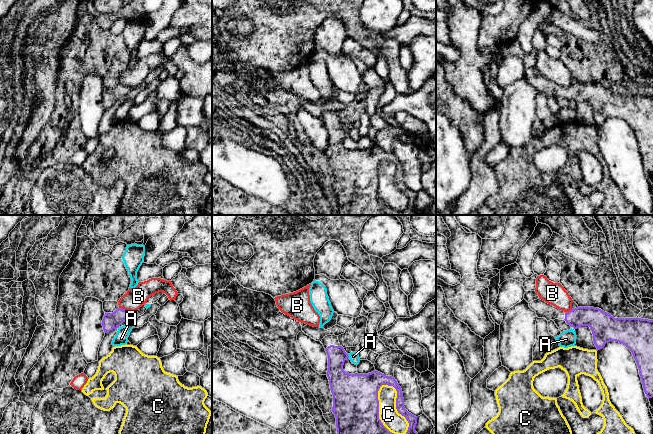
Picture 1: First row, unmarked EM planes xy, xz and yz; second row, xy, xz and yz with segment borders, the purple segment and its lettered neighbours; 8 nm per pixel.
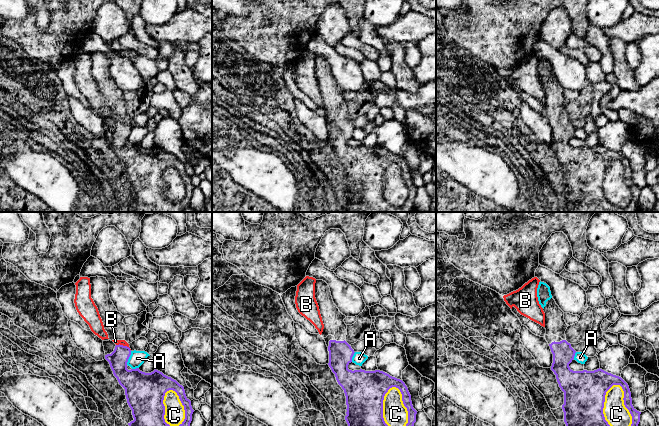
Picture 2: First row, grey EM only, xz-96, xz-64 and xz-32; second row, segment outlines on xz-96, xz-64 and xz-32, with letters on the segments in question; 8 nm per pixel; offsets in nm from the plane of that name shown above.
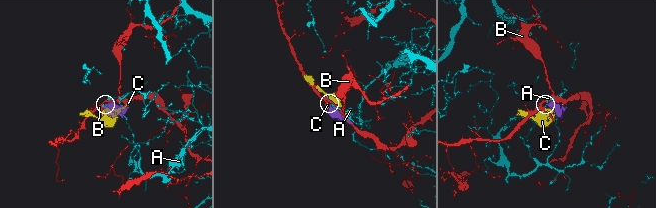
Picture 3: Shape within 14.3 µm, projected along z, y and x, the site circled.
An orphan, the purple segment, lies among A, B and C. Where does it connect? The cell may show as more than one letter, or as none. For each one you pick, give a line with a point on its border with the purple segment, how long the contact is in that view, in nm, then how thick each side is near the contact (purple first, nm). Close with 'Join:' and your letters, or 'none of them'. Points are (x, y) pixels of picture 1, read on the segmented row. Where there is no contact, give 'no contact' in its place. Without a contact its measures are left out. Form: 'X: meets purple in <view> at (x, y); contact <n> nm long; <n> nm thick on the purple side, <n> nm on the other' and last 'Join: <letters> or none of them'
Join: none of them

